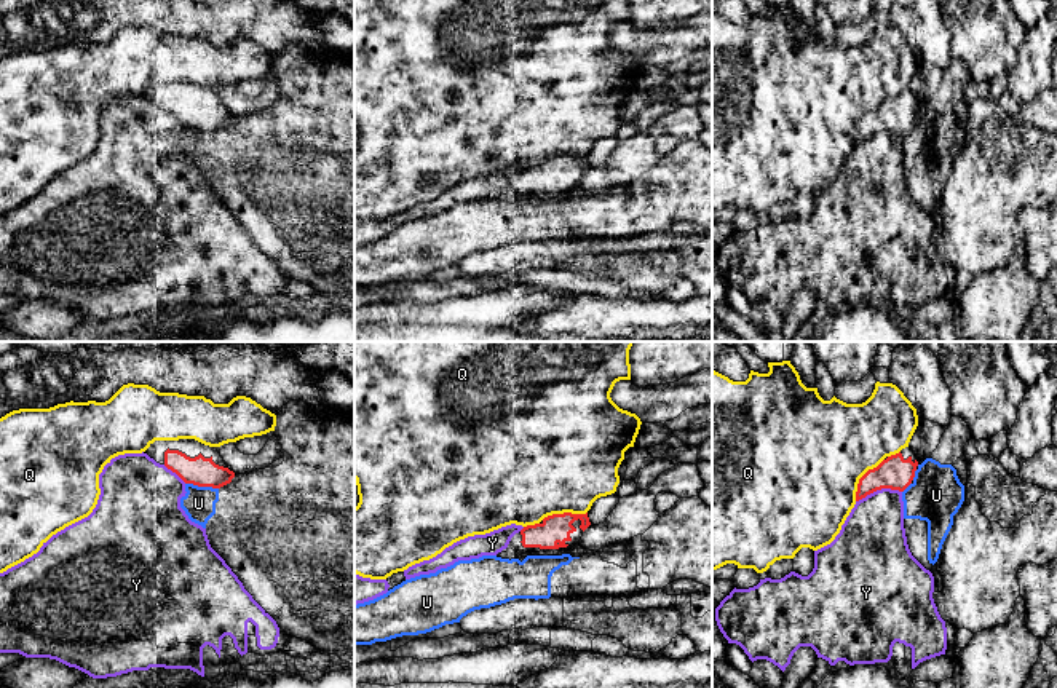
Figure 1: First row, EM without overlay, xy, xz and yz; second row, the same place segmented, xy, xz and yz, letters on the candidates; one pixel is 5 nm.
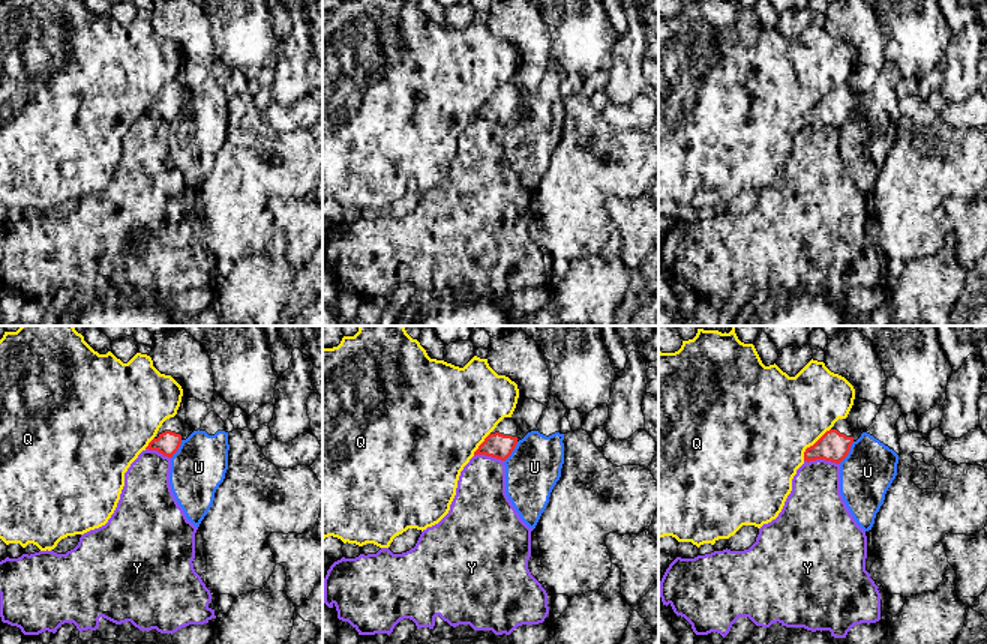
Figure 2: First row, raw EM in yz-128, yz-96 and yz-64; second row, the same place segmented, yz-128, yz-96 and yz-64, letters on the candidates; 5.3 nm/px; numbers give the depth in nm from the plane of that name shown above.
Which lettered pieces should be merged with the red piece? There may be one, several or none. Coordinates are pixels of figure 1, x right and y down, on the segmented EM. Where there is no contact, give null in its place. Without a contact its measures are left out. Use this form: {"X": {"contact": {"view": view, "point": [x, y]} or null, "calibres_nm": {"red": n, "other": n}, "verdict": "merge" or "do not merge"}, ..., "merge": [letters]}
{"Q": {"contact": {"view": "yz", "point": [861, 478]}, "calibres_nm": {"red": 170, "other": 500}, "verdict": "do not merge"}, "U": {"contact": {"view": "xy", "point": [201, 486]}, "calibres_nm": {"red": 150, "other": 160}, "verdict": "do not merge"}, "Y": {"contact": {"view": "yz", "point": [878, 489]}, "calibres_nm": {"red": 170, "other": 320}, "verdict": "do not merge"}, "merge": []}

